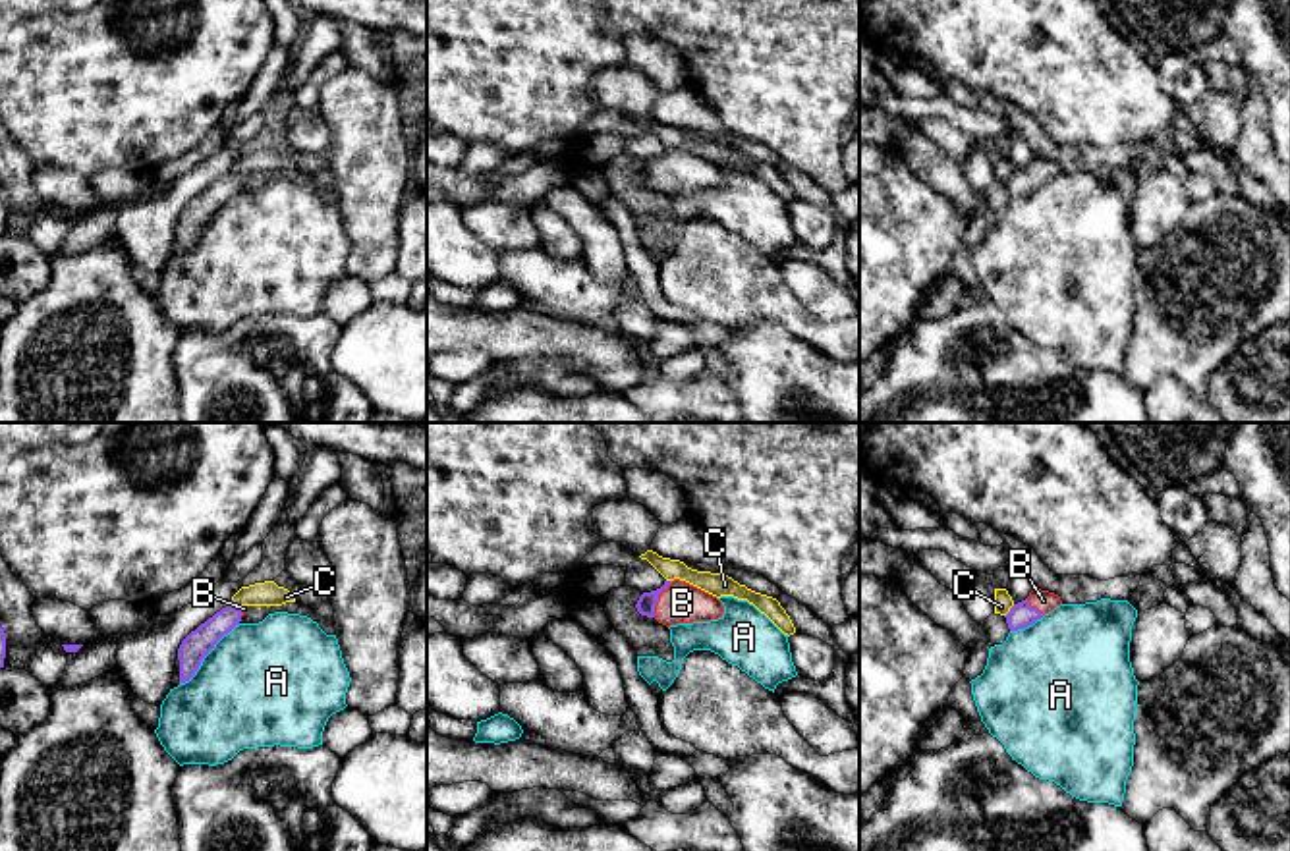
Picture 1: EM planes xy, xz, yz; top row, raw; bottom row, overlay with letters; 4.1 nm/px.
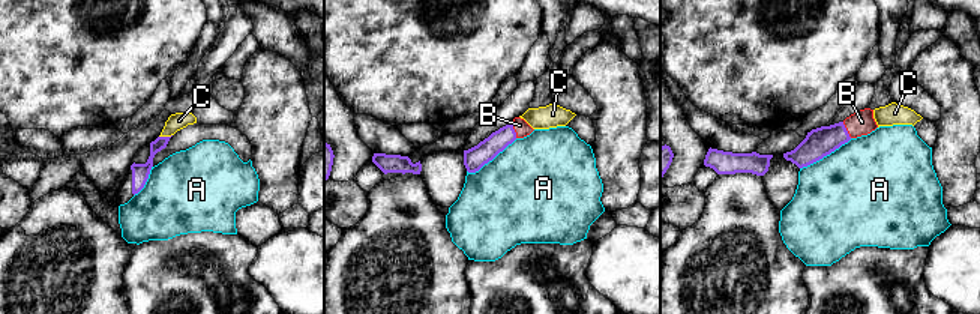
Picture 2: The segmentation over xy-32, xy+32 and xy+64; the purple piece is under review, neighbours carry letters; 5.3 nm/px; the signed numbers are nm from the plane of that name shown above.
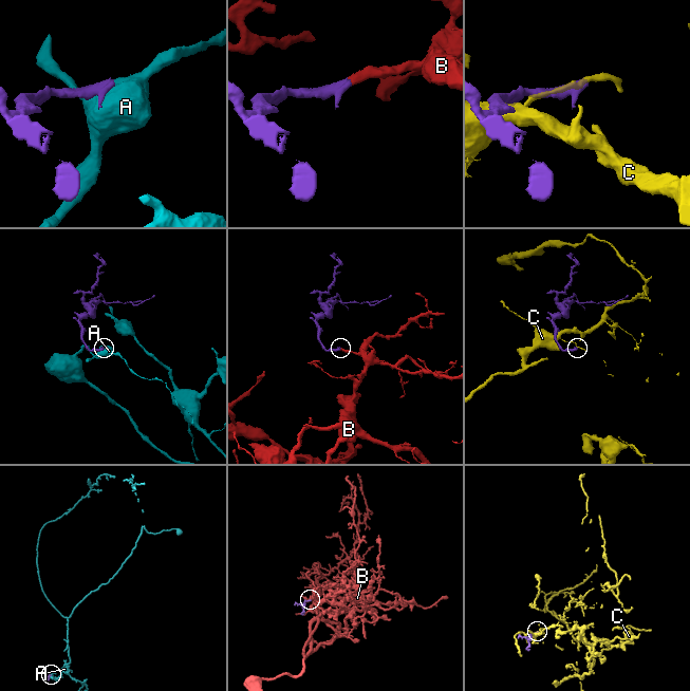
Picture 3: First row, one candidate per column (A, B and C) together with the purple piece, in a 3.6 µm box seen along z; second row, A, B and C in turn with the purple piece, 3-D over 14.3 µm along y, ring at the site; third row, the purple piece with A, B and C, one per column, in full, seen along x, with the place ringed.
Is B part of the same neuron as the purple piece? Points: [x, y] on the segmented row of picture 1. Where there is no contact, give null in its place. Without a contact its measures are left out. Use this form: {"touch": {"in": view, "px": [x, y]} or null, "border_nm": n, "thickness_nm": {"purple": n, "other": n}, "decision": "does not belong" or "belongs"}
{"touch": {"in": "xz", "px": [657, 599]}, "border_nm": 170, "thickness_nm": {"purple": 80, "other": 170}, "decision": "belongs"}

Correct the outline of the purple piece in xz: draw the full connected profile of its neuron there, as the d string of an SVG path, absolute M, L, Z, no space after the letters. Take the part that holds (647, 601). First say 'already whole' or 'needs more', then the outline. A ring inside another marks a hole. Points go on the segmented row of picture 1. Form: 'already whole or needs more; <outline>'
needs more; M680 579L664 581L657 590L643 592L635 604L637 612L670 627L678 623L711 621L724 614L722 602Z

